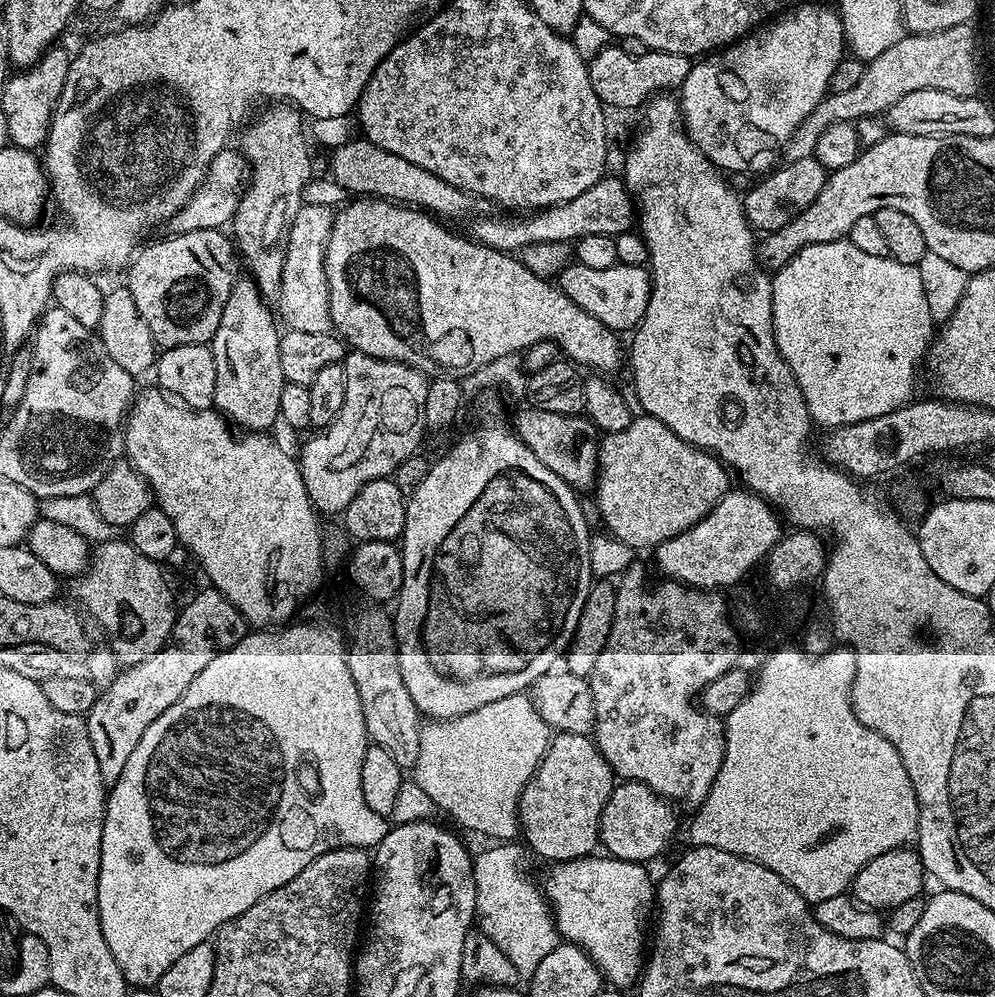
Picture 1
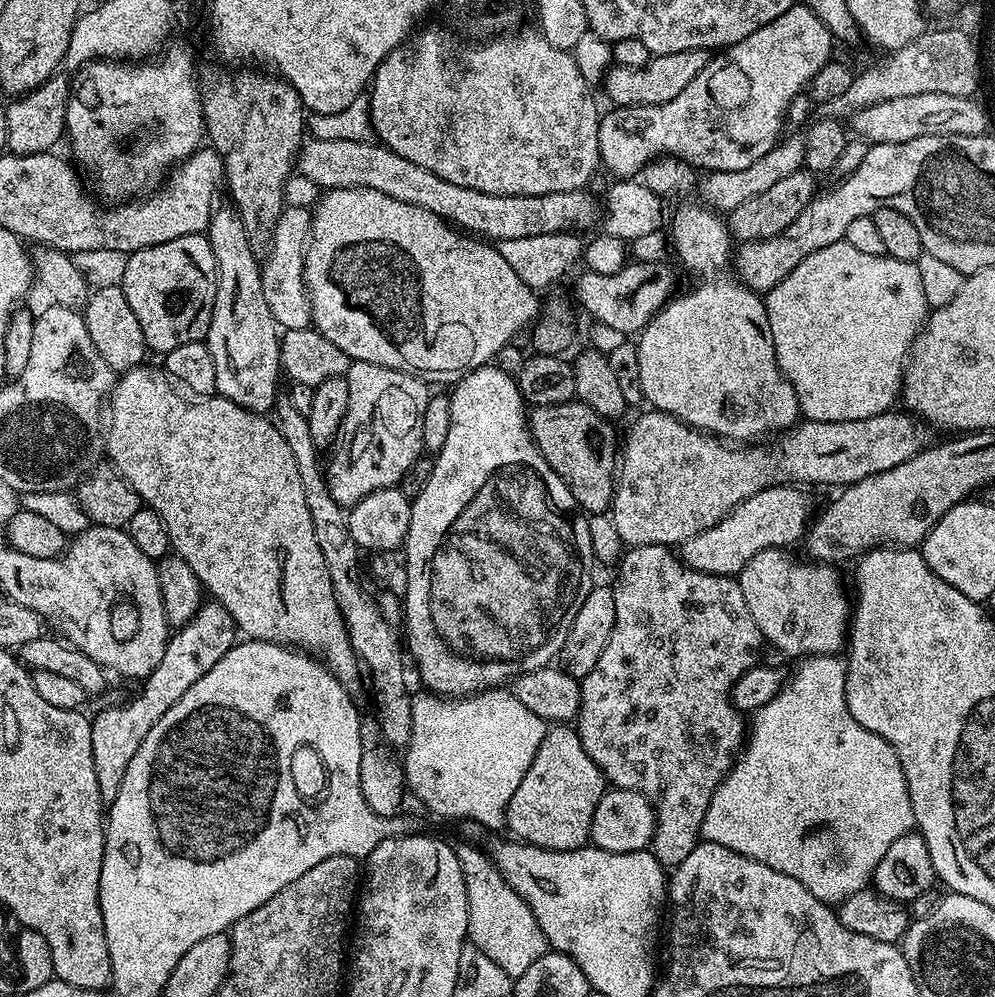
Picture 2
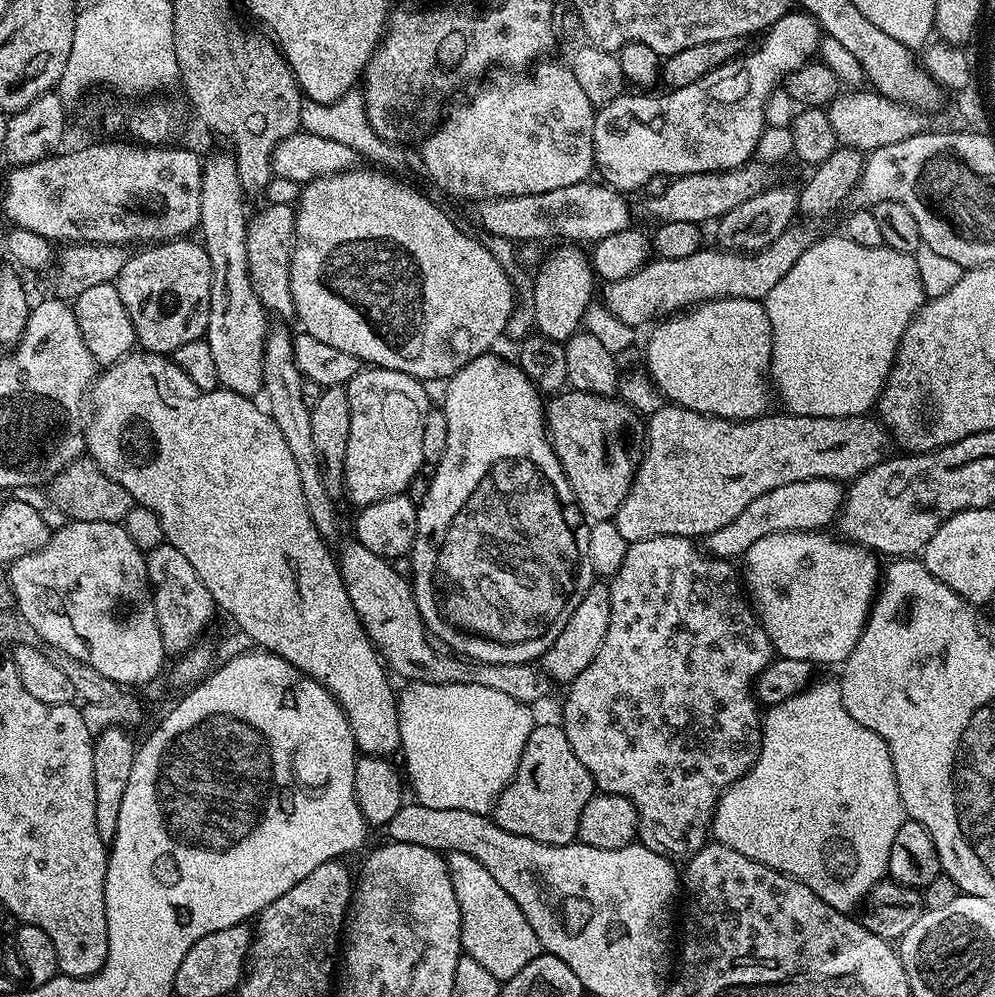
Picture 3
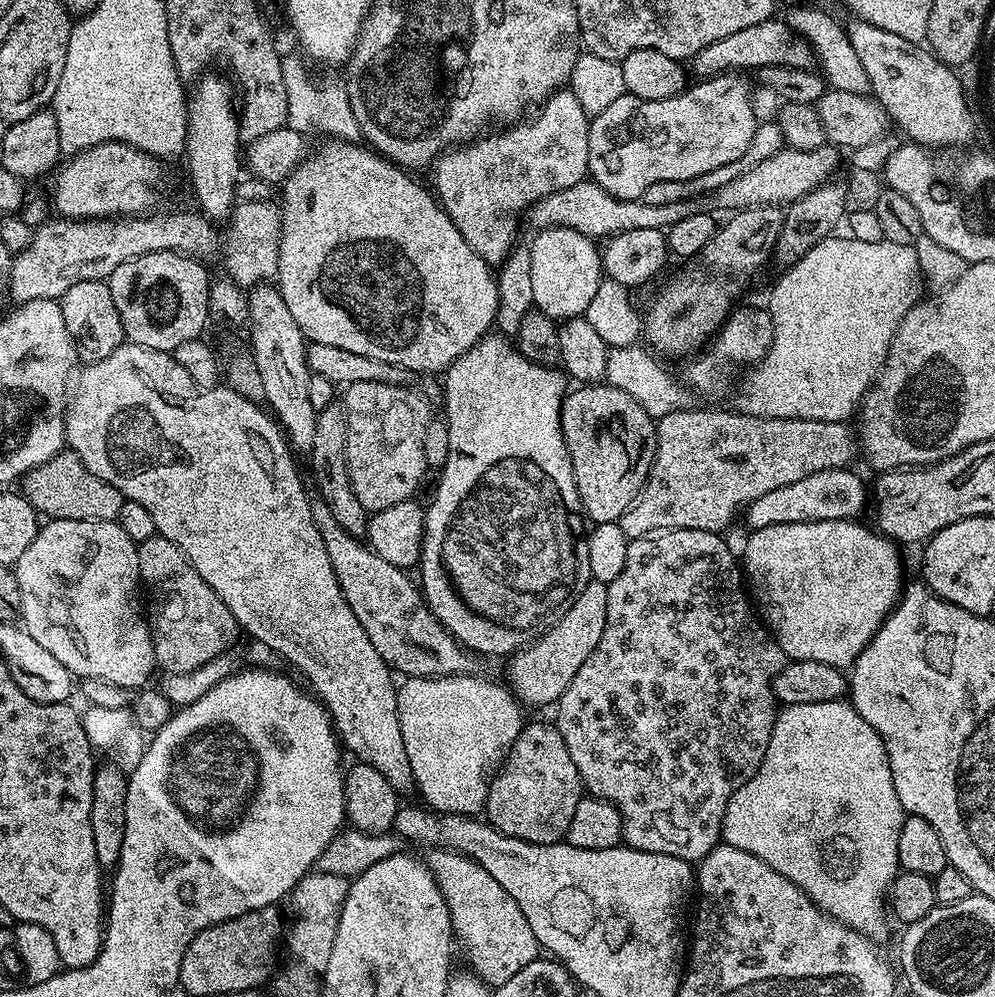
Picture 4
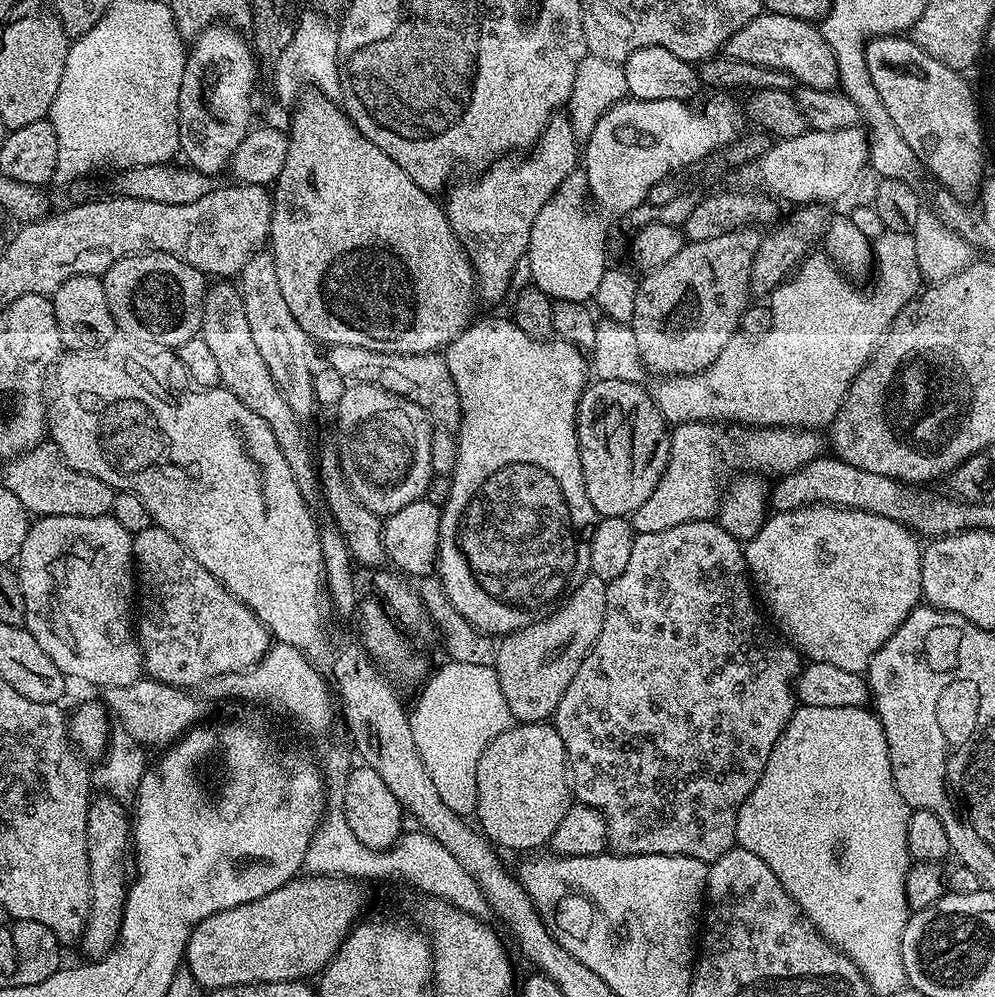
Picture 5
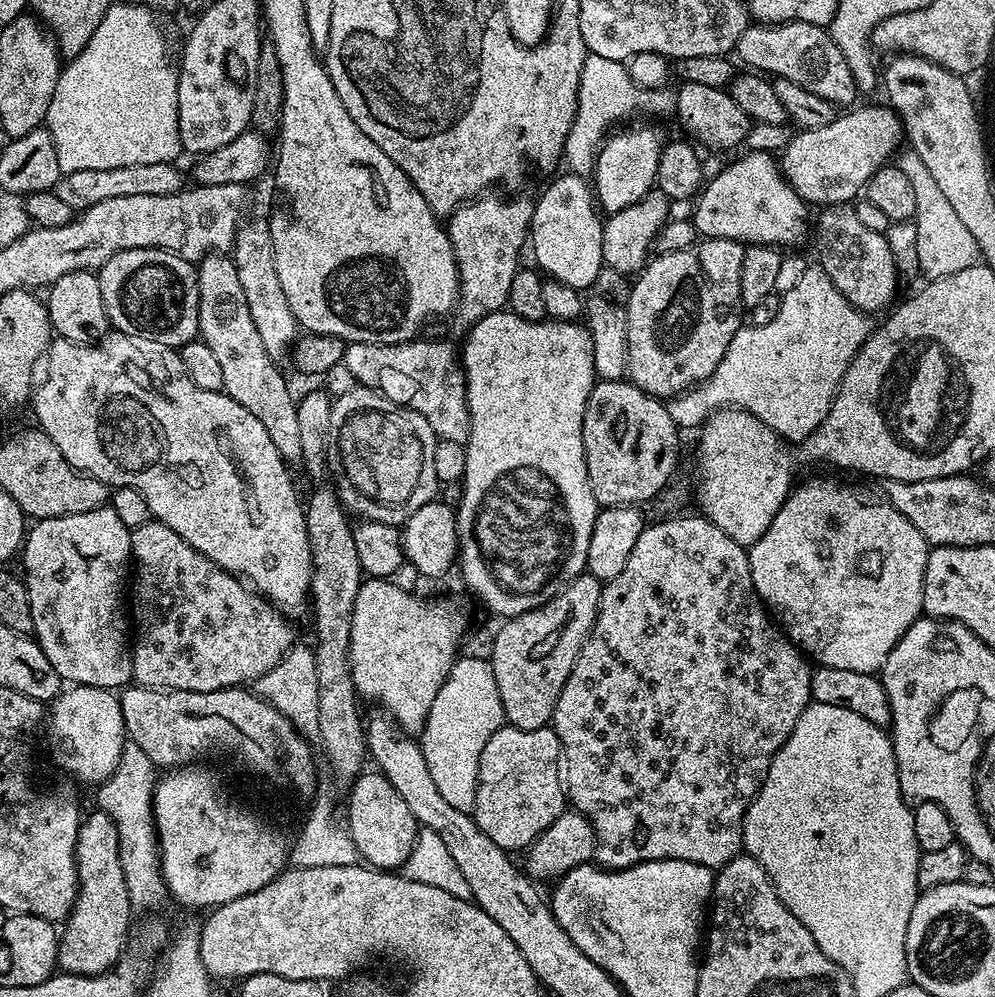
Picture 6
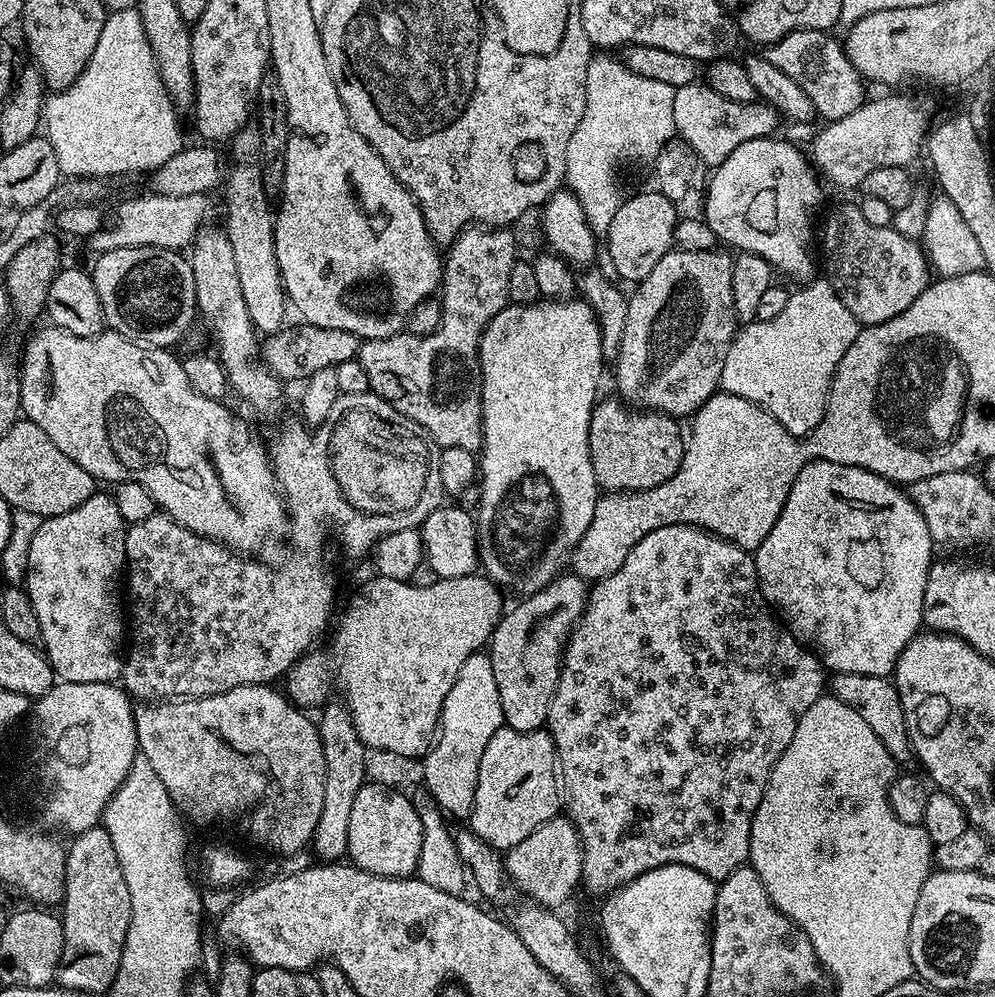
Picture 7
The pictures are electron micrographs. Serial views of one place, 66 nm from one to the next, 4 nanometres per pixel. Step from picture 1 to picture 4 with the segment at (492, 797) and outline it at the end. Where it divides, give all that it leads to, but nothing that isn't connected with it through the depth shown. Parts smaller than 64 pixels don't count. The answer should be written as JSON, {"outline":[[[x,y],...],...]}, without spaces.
{"outline":[[[480,674],[410,676],[403,682],[405,684],[401,683],[396,690],[398,726],[402,726],[402,740],[406,742],[406,756],[410,758],[412,781],[415,789],[420,790],[425,800],[423,803],[437,814],[449,812],[459,816],[476,816],[483,813],[488,802],[490,773],[497,767],[498,761],[507,756],[526,723],[526,717],[520,713],[520,701],[503,683],[483,680]]]}

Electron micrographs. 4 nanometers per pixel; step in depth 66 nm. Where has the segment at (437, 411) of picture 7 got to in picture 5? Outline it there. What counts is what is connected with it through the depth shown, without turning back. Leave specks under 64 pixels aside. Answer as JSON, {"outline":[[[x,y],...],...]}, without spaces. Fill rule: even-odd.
{"outline":[[[553,118],[544,127],[543,134],[527,154],[495,160],[477,175],[480,176],[477,180],[453,183],[447,189],[448,221],[458,242],[472,259],[476,290],[481,301],[500,300],[510,292],[512,275],[518,262],[525,259],[538,212],[563,180],[578,168],[578,139],[572,121],[560,119]],[[334,344],[327,349],[327,367],[338,370],[342,378],[357,384],[373,384],[387,392],[398,394],[422,409],[433,425],[449,430],[459,429],[460,403],[454,378],[446,366],[443,355],[435,352],[426,354],[390,354],[378,350],[366,350],[366,346]]]}

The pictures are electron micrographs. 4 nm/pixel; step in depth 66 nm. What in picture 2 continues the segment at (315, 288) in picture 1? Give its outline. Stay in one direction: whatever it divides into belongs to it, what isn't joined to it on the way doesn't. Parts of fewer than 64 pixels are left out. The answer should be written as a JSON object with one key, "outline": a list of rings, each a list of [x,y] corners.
{"outline":[[[285,207],[270,233],[272,253],[263,257],[260,265],[262,294],[266,294],[266,306],[274,314],[277,325],[284,330],[298,330],[312,324],[312,307],[304,286],[304,253],[308,251],[312,230],[312,213],[306,207]]]}

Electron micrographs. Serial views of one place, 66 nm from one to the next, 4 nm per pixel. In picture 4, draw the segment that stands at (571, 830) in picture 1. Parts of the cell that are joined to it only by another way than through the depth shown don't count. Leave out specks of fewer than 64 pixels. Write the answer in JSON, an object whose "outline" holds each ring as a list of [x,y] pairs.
{"outline":[[[528,722],[518,734],[516,741],[512,743],[507,756],[503,757],[498,771],[491,777],[488,786],[486,820],[497,832],[506,834],[510,838],[535,844],[559,844],[568,835],[570,818],[574,818],[574,810],[581,798],[582,785],[578,766],[574,766],[574,758],[570,758],[570,750],[566,750],[566,742],[562,742],[562,734],[551,723]]]}

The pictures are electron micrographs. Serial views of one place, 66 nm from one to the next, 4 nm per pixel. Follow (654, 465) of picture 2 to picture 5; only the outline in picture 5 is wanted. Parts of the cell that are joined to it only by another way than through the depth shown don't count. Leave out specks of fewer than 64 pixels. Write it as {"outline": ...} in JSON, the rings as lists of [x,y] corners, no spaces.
{"outline":[[[712,422],[675,425],[669,435],[670,452],[662,478],[658,478],[654,494],[630,517],[633,533],[654,534],[670,526],[713,519],[720,506],[716,472],[737,468],[740,474],[759,474],[764,478],[785,476],[822,455],[826,440],[820,436],[823,435],[819,431],[810,428],[717,426]]]}

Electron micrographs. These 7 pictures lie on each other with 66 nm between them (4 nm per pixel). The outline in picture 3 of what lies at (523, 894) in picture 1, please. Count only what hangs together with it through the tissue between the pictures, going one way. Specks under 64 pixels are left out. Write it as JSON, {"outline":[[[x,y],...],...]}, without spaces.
{"outline":[[[451,852],[446,859],[459,912],[462,914],[460,945],[463,953],[490,970],[490,974],[494,974],[498,981],[514,978],[514,974],[518,974],[526,962],[541,955],[542,949],[533,927],[526,921],[526,916],[521,914],[518,904],[480,862],[461,852]]]}

